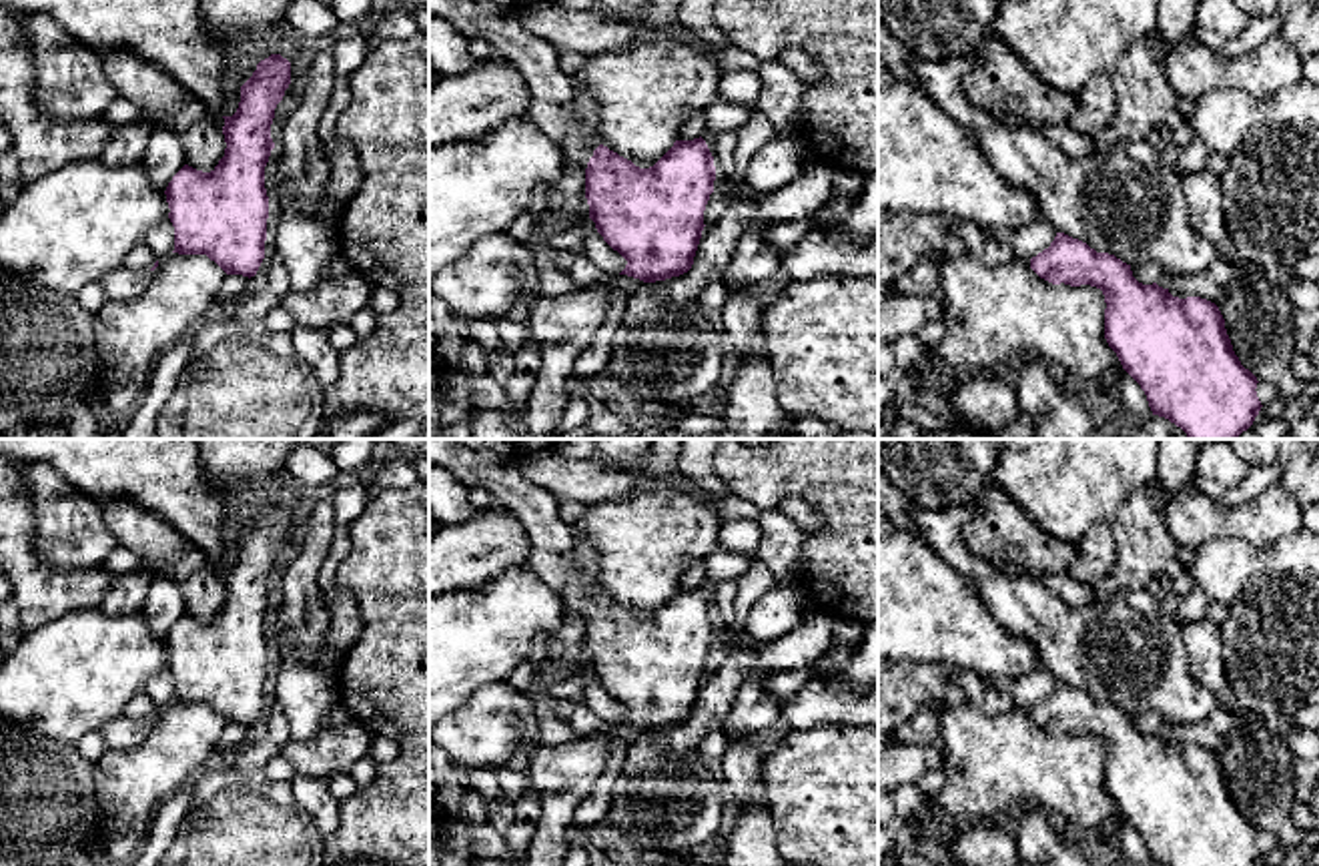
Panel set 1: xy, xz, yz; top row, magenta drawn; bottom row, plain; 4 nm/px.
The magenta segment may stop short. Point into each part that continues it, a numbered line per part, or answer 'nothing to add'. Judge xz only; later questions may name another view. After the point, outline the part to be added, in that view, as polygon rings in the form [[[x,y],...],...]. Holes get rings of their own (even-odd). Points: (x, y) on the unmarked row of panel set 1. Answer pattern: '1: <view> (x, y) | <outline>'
1: xz (552, 556) | [[[429,439],[429,463],[447,469],[469,489],[489,491],[495,503],[507,507],[523,523],[531,539],[529,565],[535,575],[561,595],[565,611],[589,611],[601,589],[597,581],[587,581],[581,575],[575,555],[575,529],[561,519],[561,501],[551,489],[525,479],[517,463],[461,449],[451,439]]]

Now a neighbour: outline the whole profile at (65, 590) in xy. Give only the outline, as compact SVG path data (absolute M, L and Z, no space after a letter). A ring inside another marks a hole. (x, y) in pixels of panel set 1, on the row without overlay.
M0 455L0 571L12 581L26 635L74 609L100 607L112 575L102 567L58 569L34 551L36 515L14 459Z

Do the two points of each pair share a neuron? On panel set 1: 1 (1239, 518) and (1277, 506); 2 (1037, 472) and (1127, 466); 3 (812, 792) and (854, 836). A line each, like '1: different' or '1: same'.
1: same
2: same
3: same

